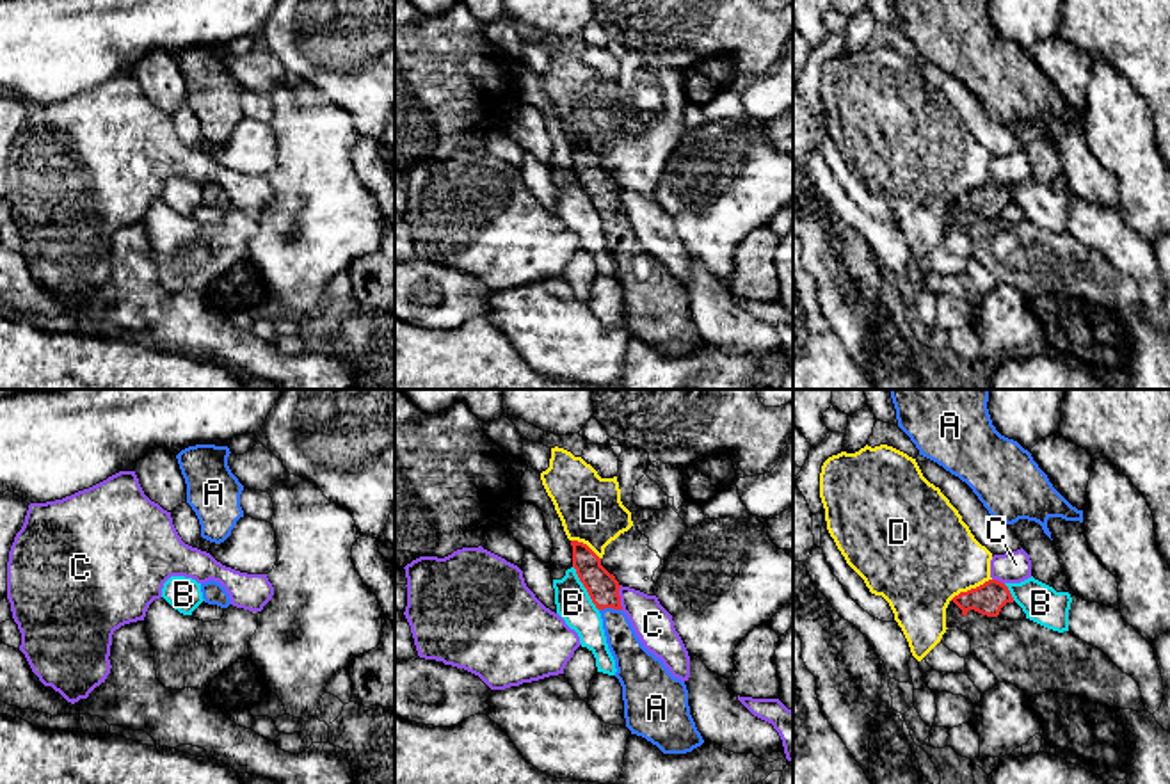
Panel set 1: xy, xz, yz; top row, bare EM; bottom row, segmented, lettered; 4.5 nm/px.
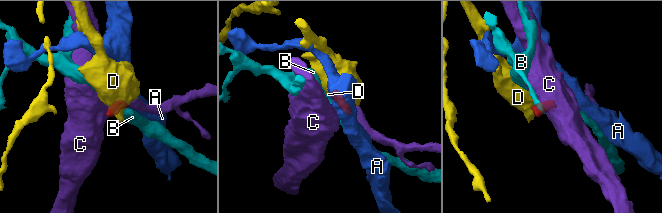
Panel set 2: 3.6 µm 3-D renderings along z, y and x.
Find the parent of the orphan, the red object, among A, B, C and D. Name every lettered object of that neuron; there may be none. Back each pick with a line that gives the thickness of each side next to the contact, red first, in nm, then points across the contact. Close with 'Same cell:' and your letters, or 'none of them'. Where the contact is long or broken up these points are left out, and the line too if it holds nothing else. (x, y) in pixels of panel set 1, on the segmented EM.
A: Thickness 140 nm (red) against 150 nm. Path across: xz (603, 589), (610, 607), (630, 655)
Same cell: A

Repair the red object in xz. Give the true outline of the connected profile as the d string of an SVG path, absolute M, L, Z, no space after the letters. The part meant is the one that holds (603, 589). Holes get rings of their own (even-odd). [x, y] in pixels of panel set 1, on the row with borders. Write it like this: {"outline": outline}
{"outline": "M571 540L573 567L592 603L601 613L608 649L615 660L615 677L622 686L624 718L631 734L642 736L663 754L686 754L704 743L690 715L686 684L674 677L660 658L649 652L622 612L619 581L603 565L601 558L583 542Z"}

